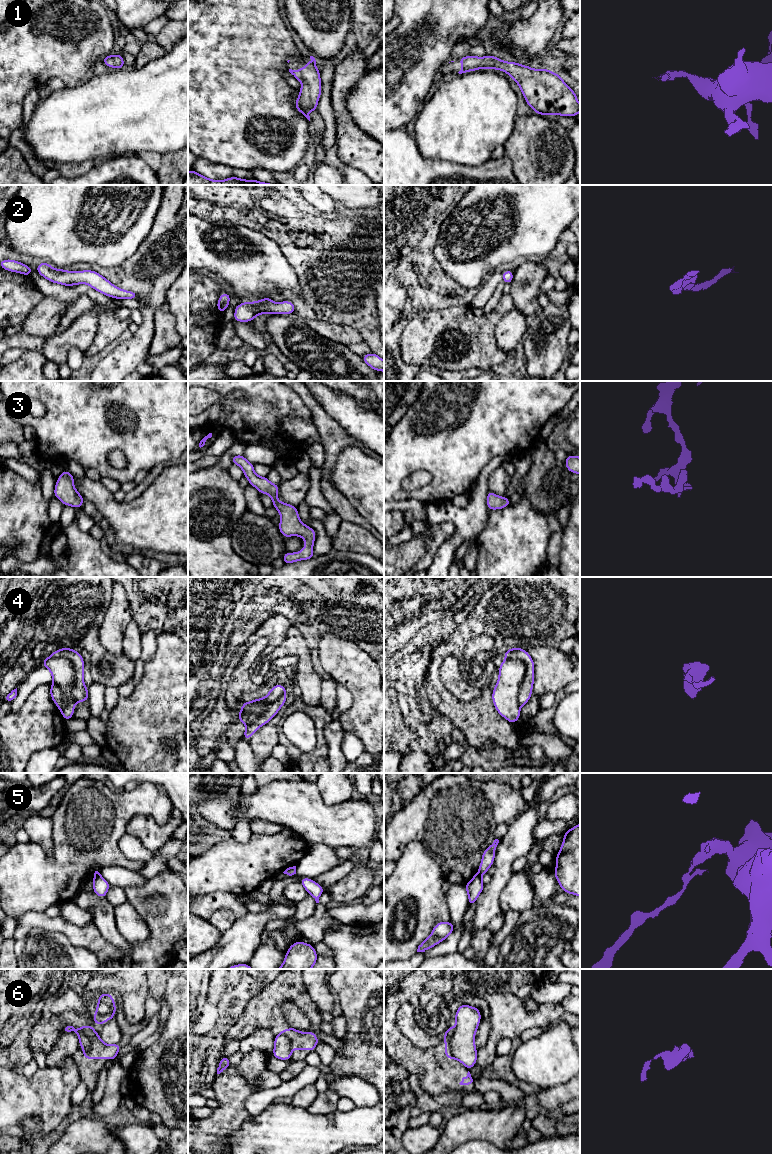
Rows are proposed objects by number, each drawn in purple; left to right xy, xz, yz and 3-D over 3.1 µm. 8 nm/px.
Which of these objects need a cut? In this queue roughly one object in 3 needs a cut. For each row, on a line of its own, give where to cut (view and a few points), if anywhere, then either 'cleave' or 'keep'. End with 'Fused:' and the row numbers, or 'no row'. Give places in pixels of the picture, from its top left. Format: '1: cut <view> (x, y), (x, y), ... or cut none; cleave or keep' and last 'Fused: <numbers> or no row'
1: cut none; keep
2: cut none; keep
3: cut none; keep
4: cut xy (49, 656), (73, 665), (70, 697), (75, 702); cleave
5: cut yz (477, 873), (480, 876); cleave
6: cut yz (453, 1028), (450, 1050), (455, 1058); cleave
Fused: 4, 5, 6

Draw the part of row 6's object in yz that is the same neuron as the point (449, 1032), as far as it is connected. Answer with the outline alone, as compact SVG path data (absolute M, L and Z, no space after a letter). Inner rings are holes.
M449 1027L447 1028L446 1032L443 1034L444 1035L444 1043L445 1043L445 1058L446 1059L455 1059L452 1051L451 1051L451 1046L450 1046L450 1039L451 1036L453 1035L454 1028Z

